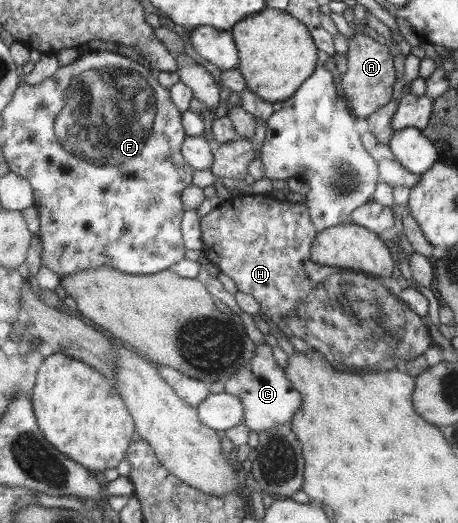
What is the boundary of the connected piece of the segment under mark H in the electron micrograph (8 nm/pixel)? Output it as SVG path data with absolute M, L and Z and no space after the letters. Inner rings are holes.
M257 192L234 198L225 196L220 205L200 218L203 243L200 251L222 275L235 283L237 291L258 302L260 314L265 315L274 329L287 338L296 336L308 341L318 352L334 359L340 371L343 367L368 372L401 369L409 360L426 351L431 337L428 337L420 317L398 297L393 283L386 278L312 261L311 246L318 232L312 224L309 210L300 202L280 201L280 198L264 197Z

